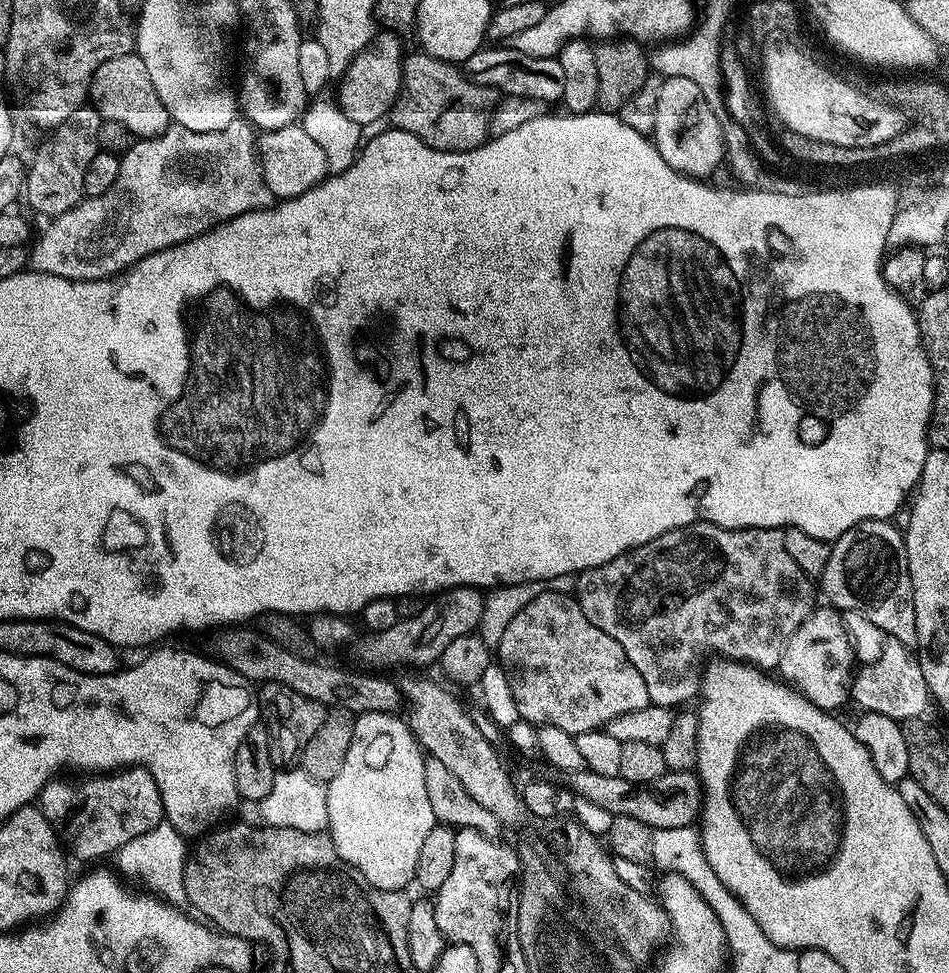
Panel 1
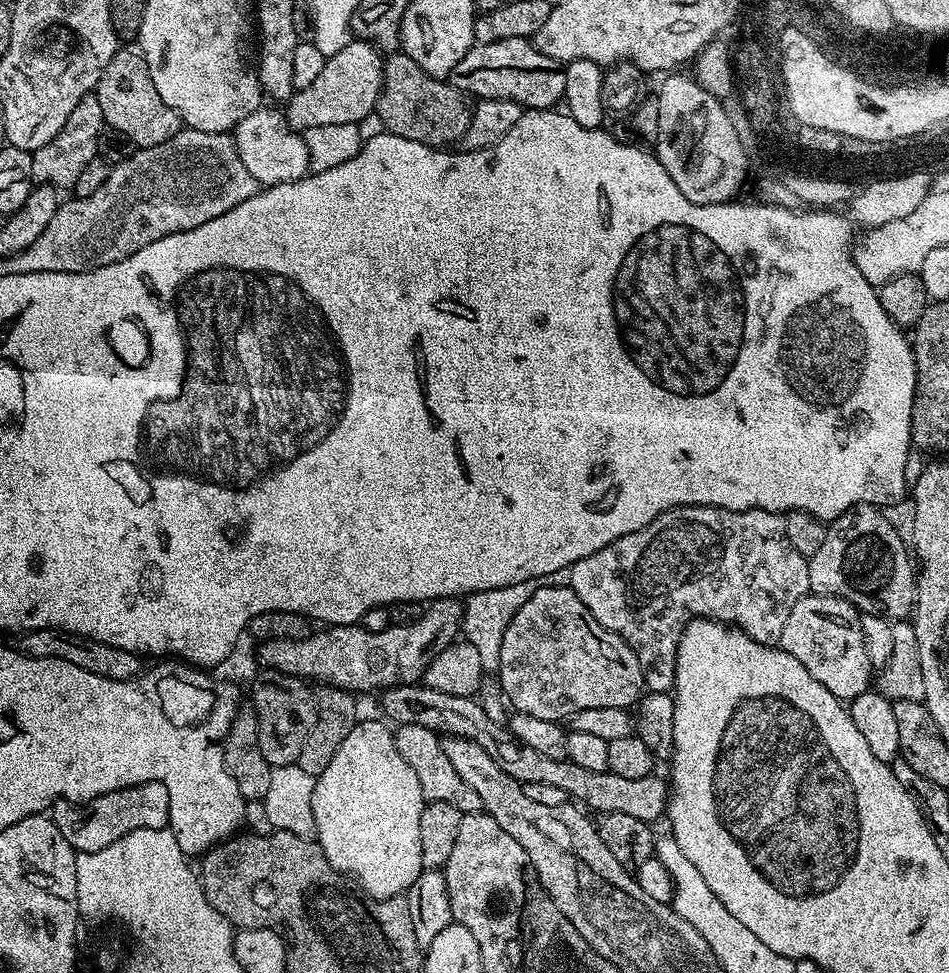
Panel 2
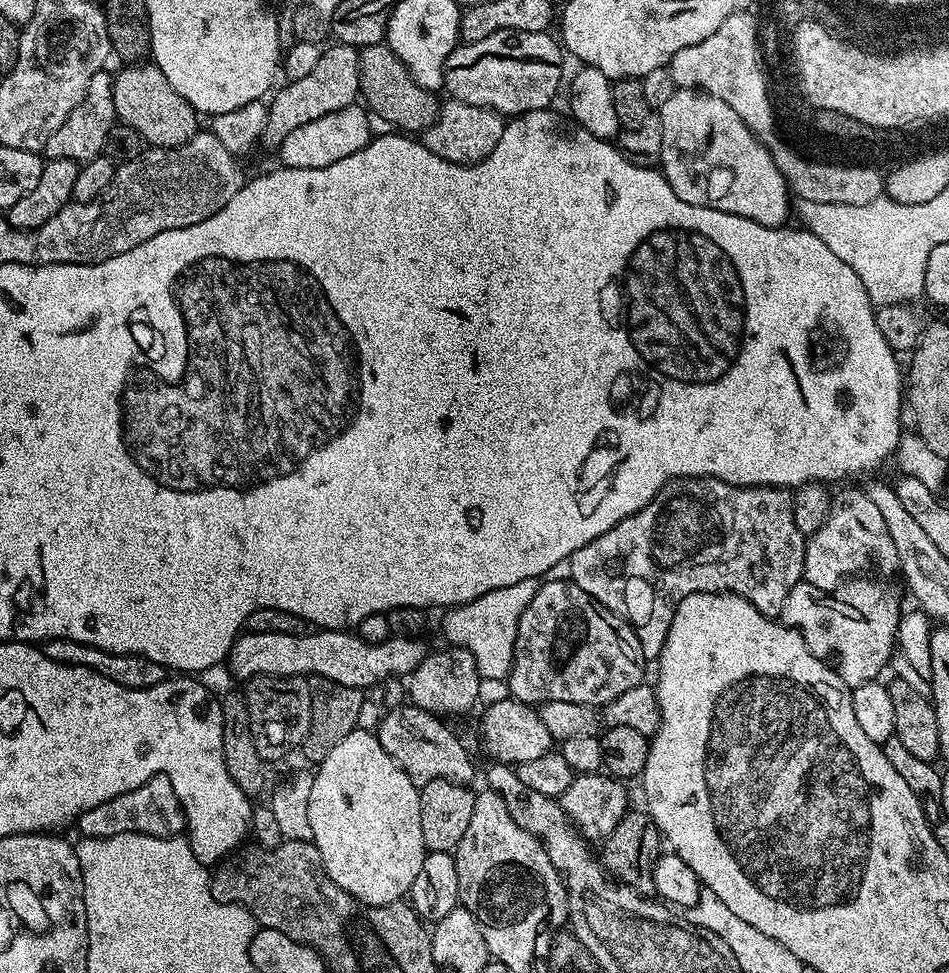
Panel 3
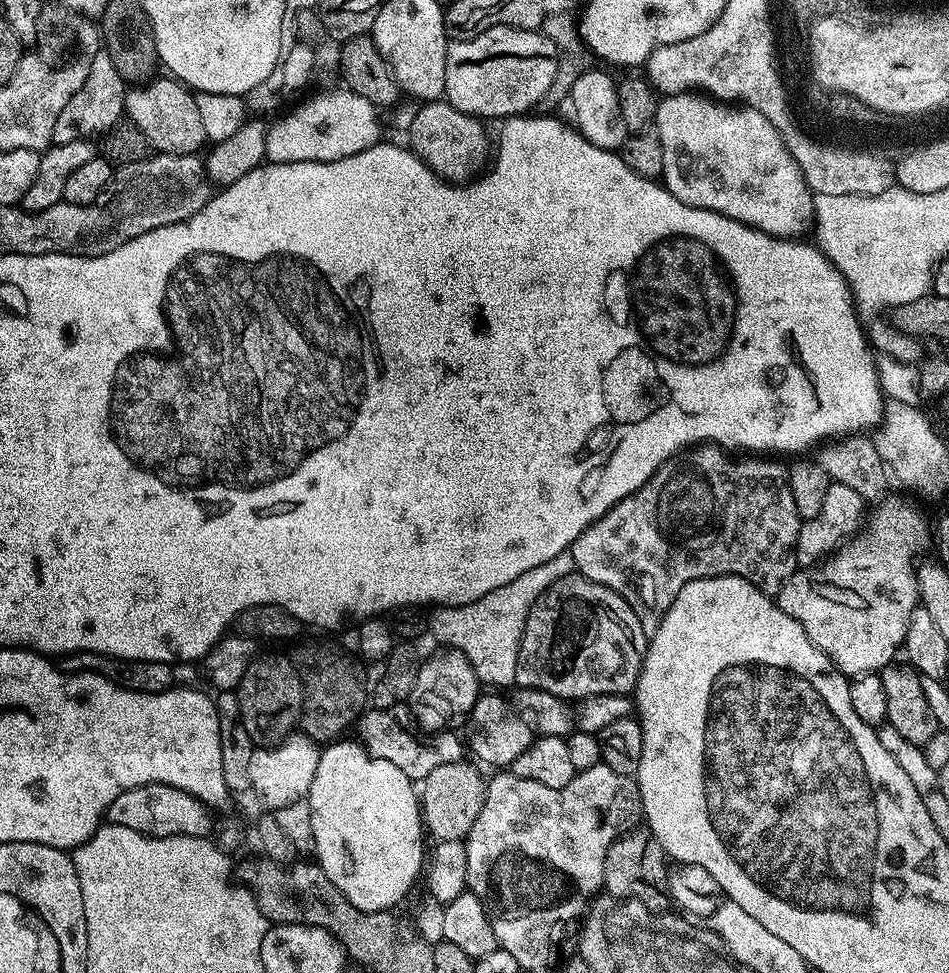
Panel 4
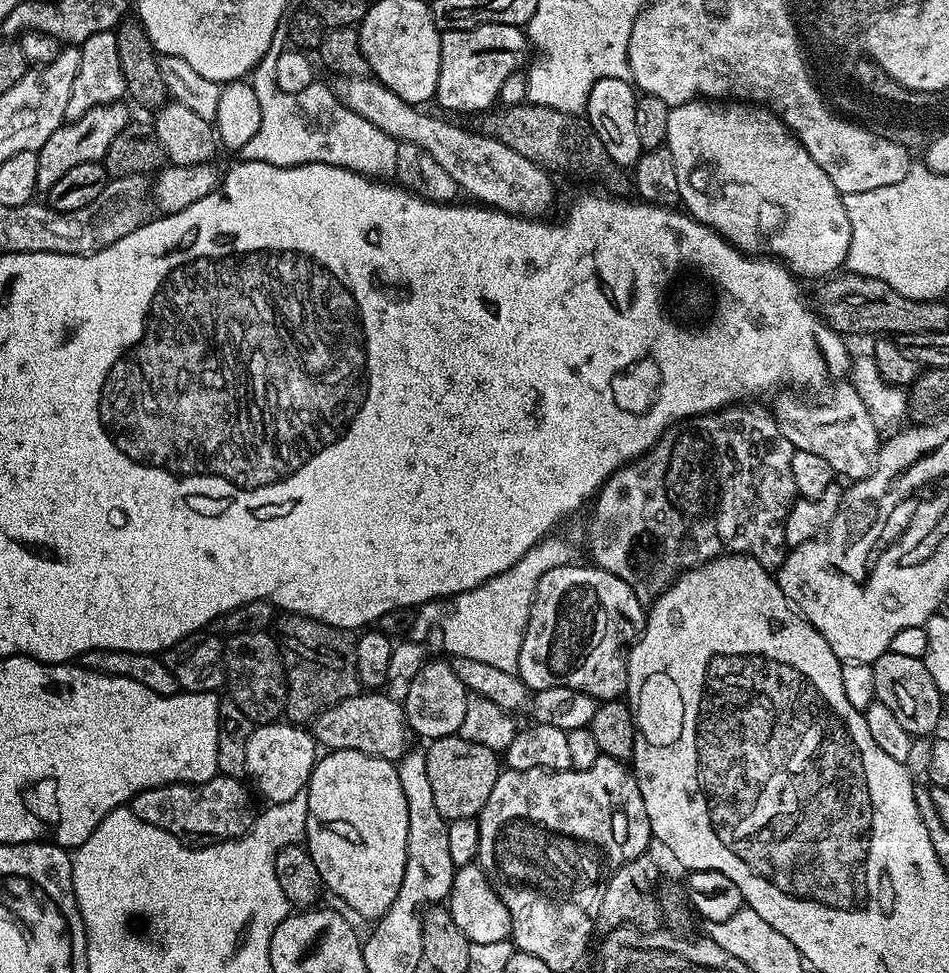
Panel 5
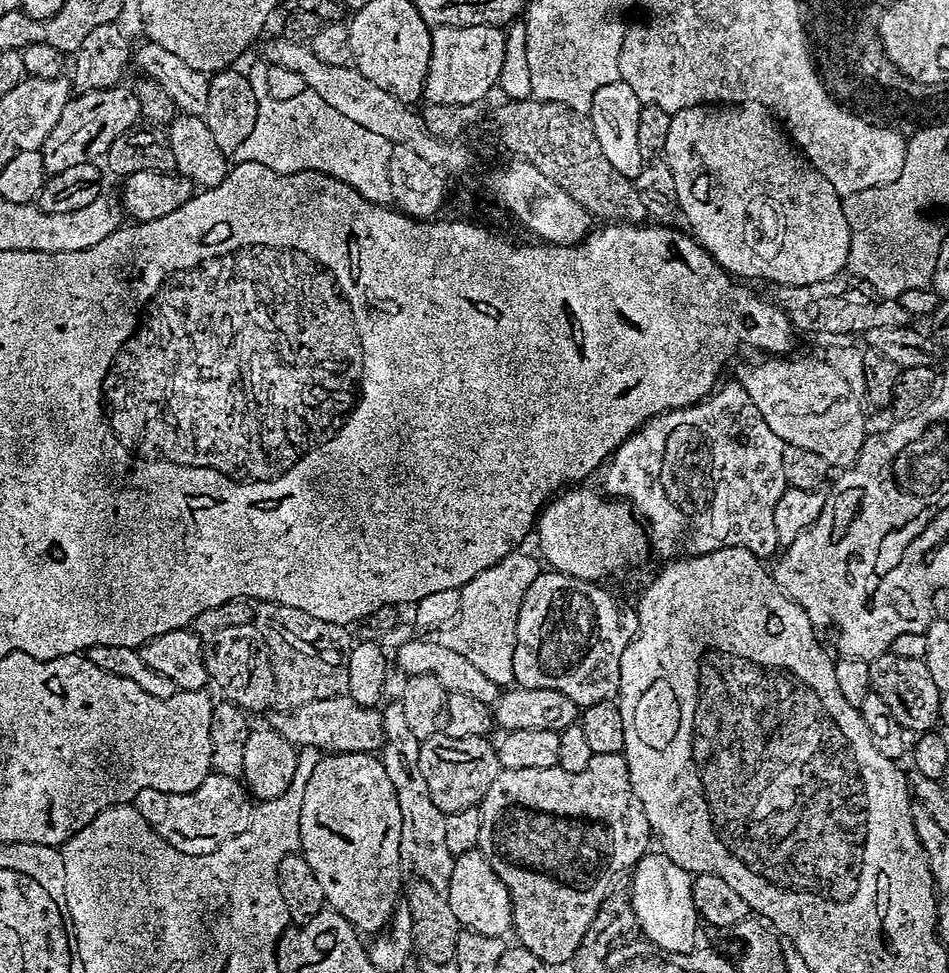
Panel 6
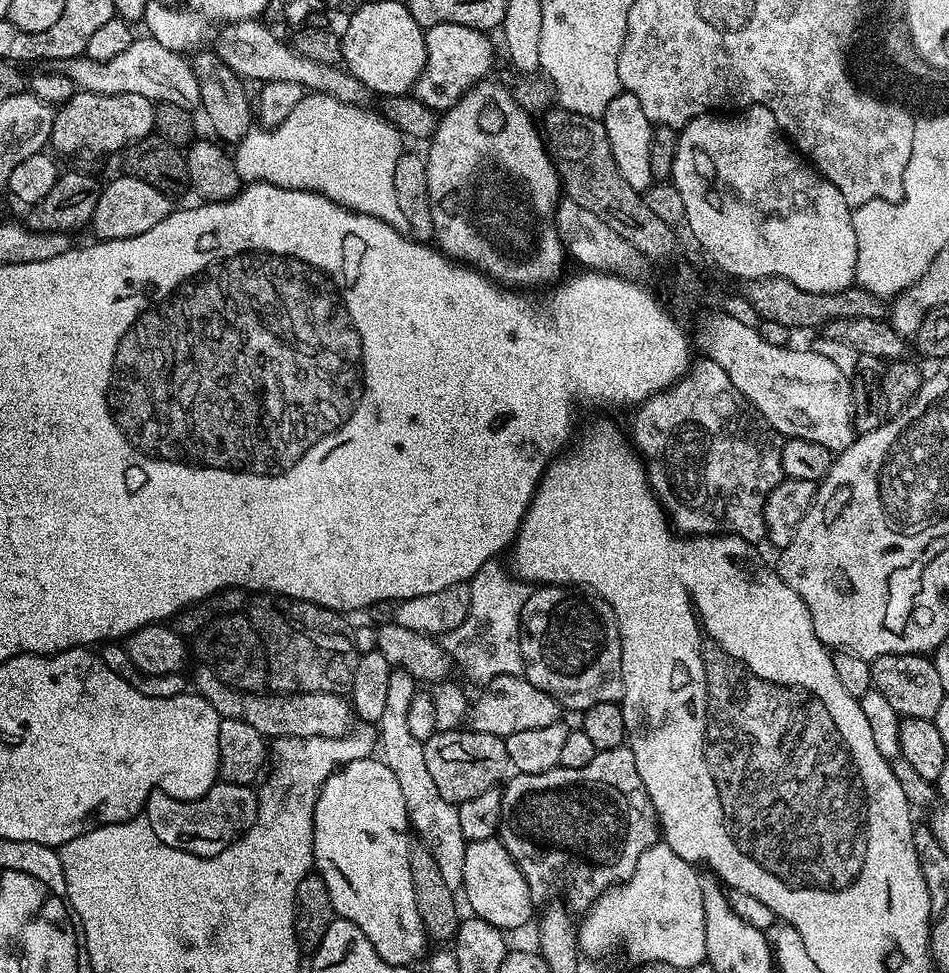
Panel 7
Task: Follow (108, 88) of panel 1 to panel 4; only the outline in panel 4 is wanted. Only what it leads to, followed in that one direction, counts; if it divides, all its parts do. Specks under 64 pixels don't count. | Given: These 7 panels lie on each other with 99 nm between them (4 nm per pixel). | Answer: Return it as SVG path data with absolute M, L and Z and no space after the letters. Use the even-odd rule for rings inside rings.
M175 78L168 80L153 79L151 82L136 86L127 93L124 111L127 119L146 134L149 145L157 153L191 156L205 147L208 135L202 130L202 118L198 114L195 95Z

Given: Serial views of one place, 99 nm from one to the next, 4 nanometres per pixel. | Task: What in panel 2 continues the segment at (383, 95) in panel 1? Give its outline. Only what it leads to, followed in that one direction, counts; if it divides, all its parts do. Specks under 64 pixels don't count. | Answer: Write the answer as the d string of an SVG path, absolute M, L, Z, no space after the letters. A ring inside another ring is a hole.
M349 39L345 48L329 55L322 66L322 74L310 82L310 86L293 91L291 100L286 104L286 119L295 132L304 133L314 126L334 126L335 124L359 125L368 115L376 112L376 104L380 100L380 92L384 89L385 57L379 48L369 40Z

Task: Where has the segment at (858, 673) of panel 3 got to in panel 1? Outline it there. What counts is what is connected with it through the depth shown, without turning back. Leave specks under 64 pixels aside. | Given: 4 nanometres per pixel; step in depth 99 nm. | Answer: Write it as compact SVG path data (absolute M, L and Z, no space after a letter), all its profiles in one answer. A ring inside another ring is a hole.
M820 606L812 611L788 640L788 647L784 650L784 660L786 665L788 664L789 674L797 680L795 683L799 689L820 708L836 710L839 704L849 703L850 685L854 680L854 668L852 670L854 645L851 637L848 636L845 617L837 609L831 606Z

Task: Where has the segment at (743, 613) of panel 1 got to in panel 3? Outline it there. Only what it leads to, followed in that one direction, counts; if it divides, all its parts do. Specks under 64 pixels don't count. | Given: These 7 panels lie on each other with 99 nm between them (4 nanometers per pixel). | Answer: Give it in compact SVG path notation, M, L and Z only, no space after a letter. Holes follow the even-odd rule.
M683 476L680 480L669 480L663 484L654 494L652 501L642 510L622 518L610 530L582 546L577 552L572 553L567 561L566 567L569 568L572 583L577 584L590 598L594 598L603 608L609 608L611 612L622 613L625 620L636 632L636 637L640 643L640 649L645 661L652 662L657 659L666 640L666 634L670 630L670 622L674 618L676 608L686 598L695 592L733 592L746 602L750 602L763 614L773 618L779 617L782 606L786 606L786 597L794 586L801 583L804 575L804 545L806 543L805 533L794 526L794 510L792 509L792 497L785 489L769 488L767 486L757 486L754 488L740 488L737 484L723 484L720 480L713 480L702 476Z

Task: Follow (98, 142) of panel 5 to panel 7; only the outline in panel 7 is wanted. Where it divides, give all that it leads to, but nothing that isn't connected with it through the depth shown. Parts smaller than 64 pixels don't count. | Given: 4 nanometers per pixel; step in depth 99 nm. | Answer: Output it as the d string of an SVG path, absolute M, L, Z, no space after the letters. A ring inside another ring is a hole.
M77 91L65 104L59 105L55 109L56 117L52 123L52 139L50 141L50 148L53 153L61 152L64 156L76 156L79 152L116 152L119 153L121 150L133 144L135 140L141 140L147 136L153 135L156 123L154 122L155 105L153 101L142 98L142 94L94 94L93 92L82 92Z

